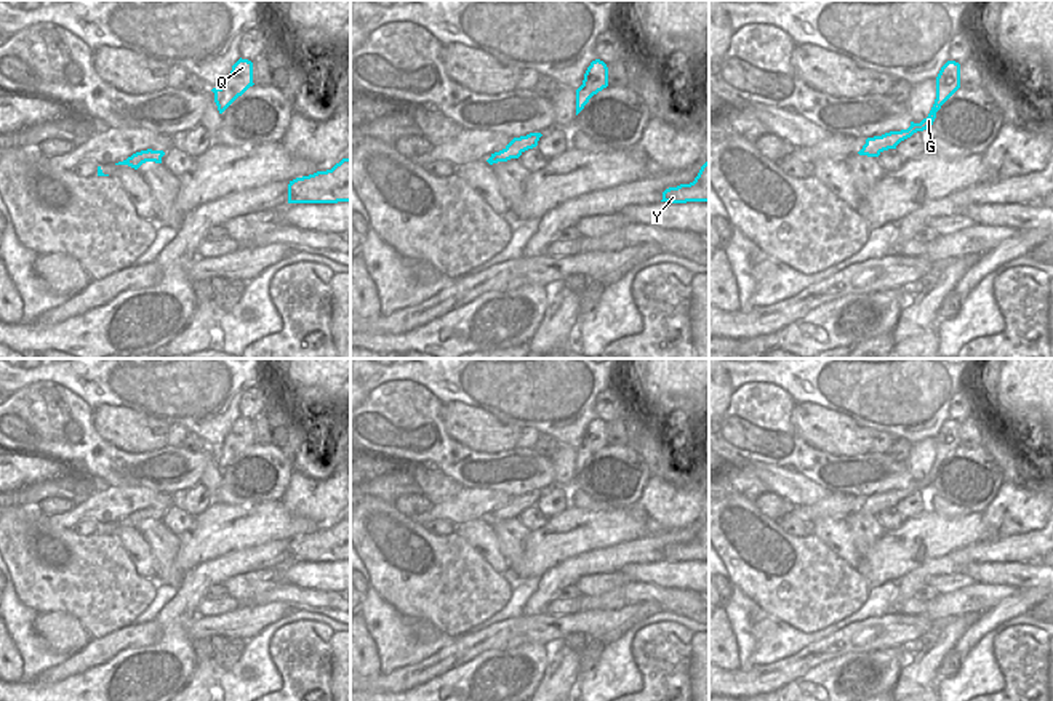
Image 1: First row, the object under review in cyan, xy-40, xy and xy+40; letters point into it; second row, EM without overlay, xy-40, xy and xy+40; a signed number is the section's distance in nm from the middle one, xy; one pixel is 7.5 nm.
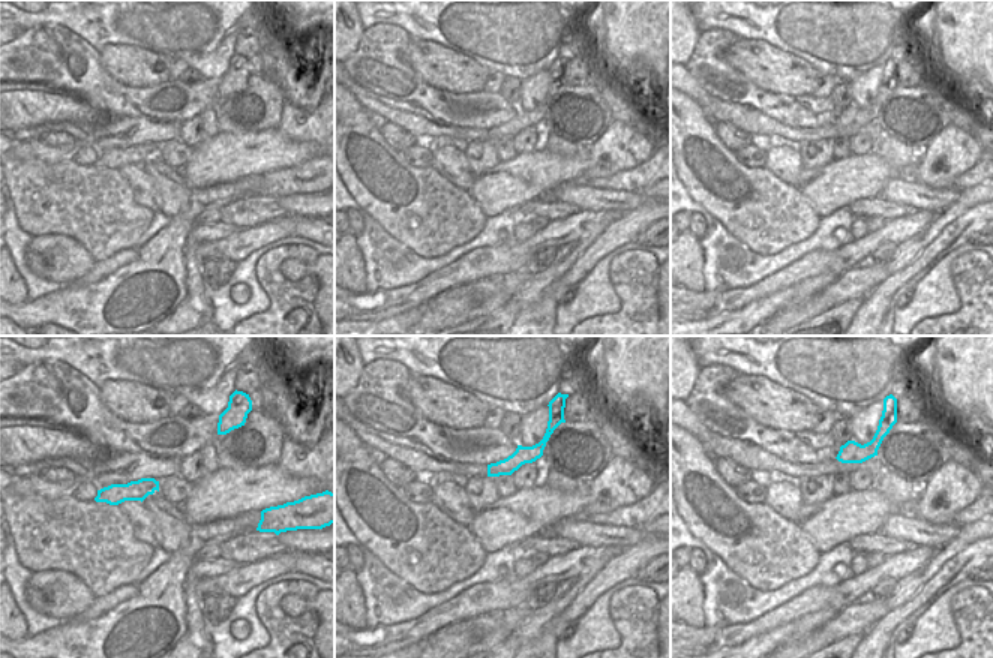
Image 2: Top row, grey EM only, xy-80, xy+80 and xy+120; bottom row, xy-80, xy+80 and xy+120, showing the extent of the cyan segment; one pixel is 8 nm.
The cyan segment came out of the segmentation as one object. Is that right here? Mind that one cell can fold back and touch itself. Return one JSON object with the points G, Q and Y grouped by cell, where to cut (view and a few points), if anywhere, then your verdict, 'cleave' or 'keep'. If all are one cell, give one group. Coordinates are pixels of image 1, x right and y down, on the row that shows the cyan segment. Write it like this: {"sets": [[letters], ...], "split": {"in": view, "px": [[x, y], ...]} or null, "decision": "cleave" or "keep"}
{"sets": [["G", "Q"], ["Y"]], "split": {"in": "xy", "px": [[504, 149], [520, 154]]}, "decision": "cleave"}

